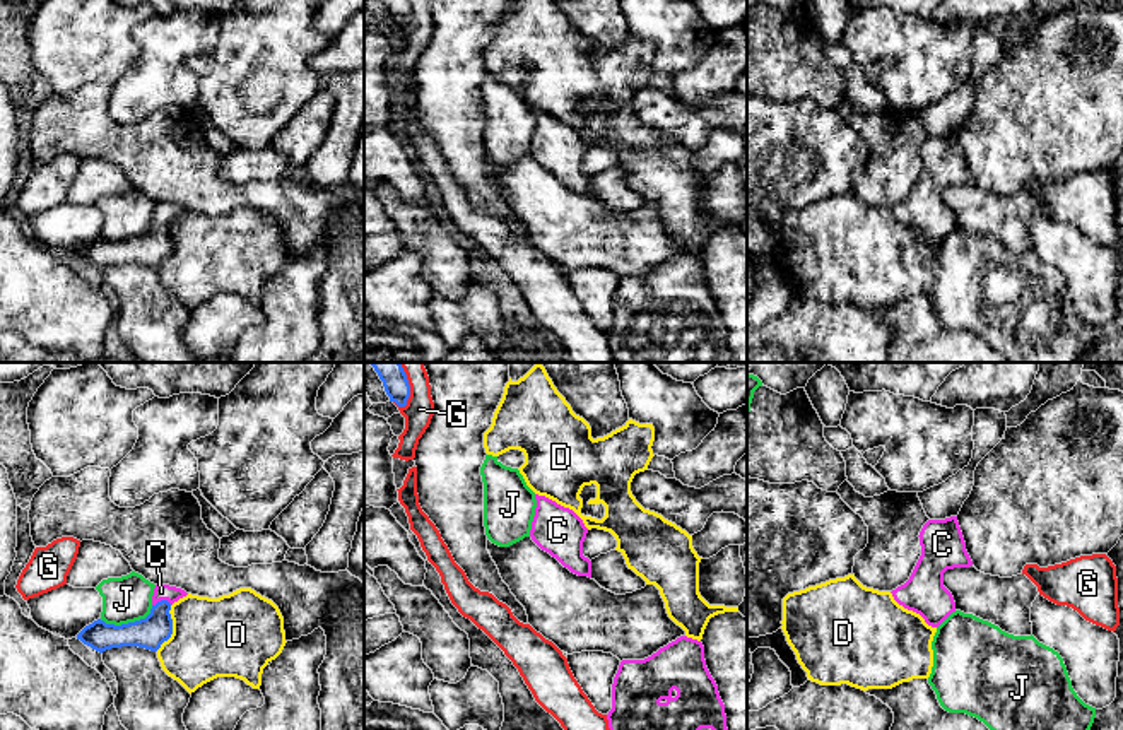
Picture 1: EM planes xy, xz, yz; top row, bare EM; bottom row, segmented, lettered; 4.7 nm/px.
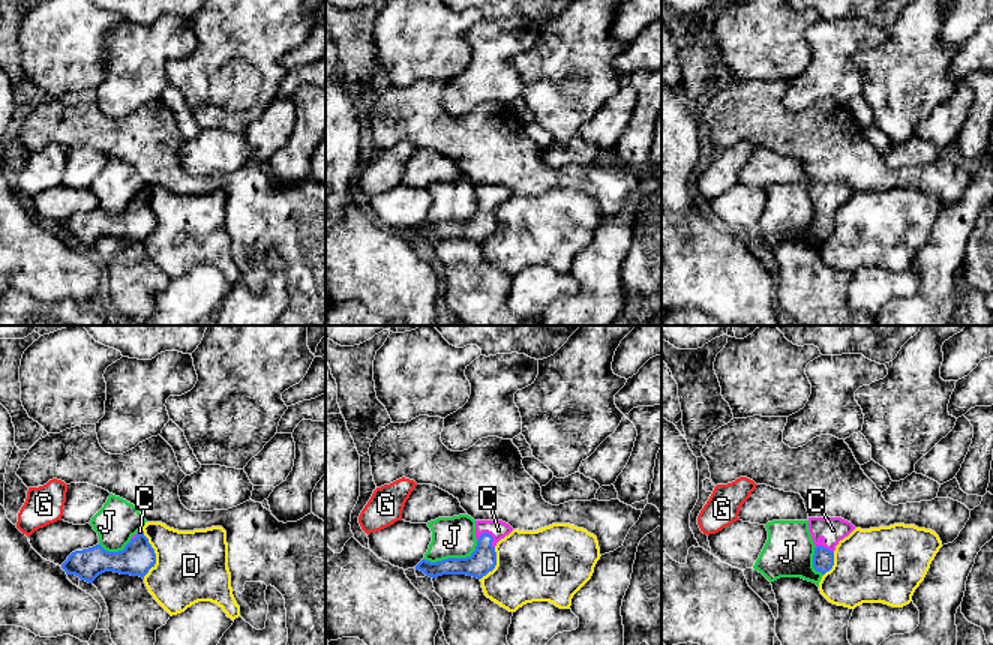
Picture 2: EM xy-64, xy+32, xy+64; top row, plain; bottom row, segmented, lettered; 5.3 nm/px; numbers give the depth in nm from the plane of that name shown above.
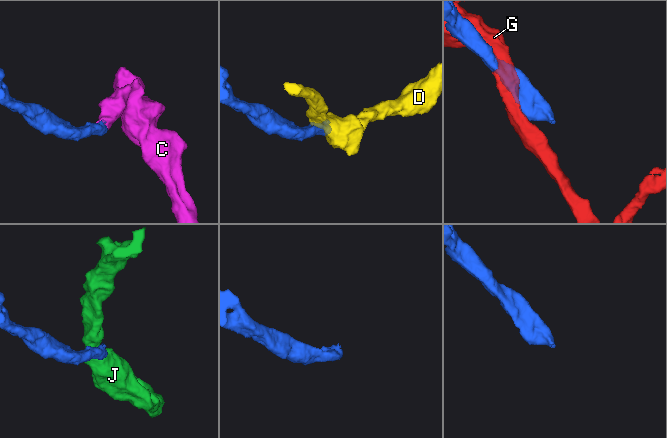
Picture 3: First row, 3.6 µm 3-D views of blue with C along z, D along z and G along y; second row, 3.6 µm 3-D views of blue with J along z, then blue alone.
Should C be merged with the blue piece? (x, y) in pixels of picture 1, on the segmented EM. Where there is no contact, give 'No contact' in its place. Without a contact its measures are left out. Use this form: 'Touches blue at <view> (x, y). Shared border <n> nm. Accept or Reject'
Touches blue at xy (161, 600). Shared border 100 nm. Accept

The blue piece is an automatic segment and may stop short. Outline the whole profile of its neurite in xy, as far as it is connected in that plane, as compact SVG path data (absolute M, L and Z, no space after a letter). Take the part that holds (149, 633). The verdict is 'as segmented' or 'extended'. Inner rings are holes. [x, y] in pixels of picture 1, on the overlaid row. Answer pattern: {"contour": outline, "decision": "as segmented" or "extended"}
{"contour": "M156 585L152 609L145 619L115 626L97 619L85 626L79 634L84 645L103 653L111 648L138 646L157 651L173 634L171 605L188 593L169 585Z", "decision": "extended"}

